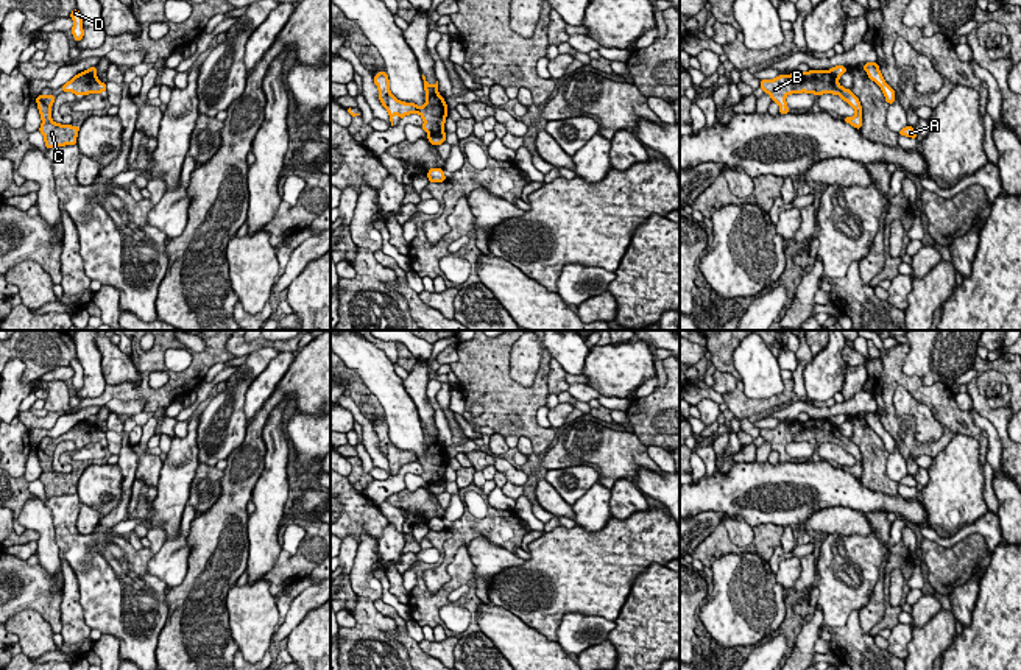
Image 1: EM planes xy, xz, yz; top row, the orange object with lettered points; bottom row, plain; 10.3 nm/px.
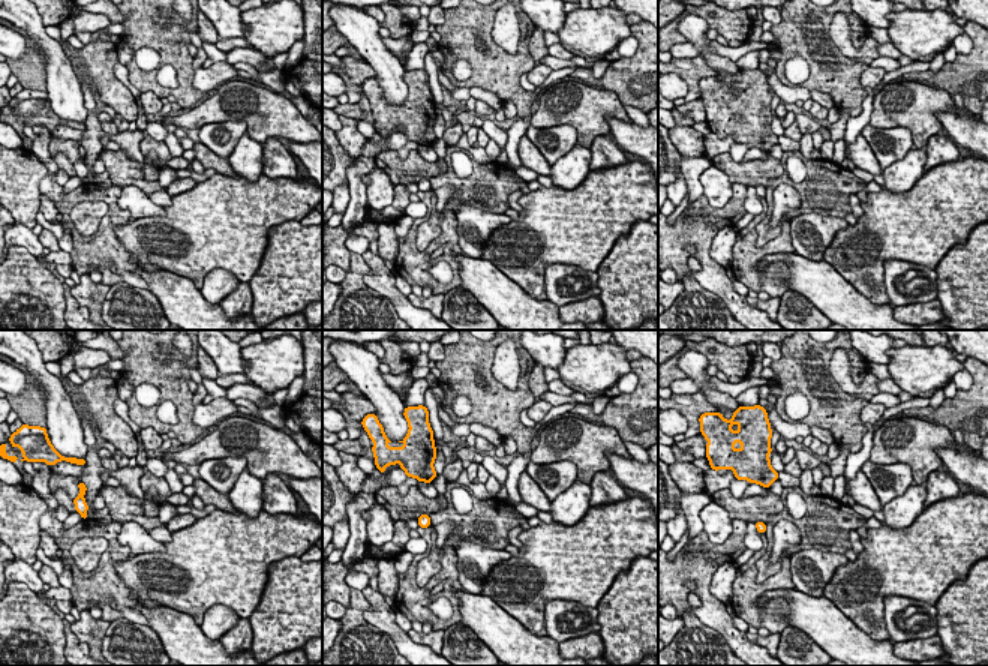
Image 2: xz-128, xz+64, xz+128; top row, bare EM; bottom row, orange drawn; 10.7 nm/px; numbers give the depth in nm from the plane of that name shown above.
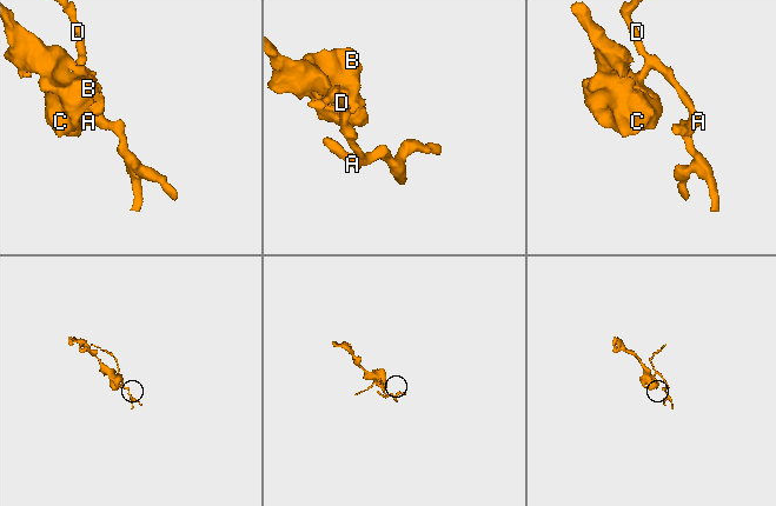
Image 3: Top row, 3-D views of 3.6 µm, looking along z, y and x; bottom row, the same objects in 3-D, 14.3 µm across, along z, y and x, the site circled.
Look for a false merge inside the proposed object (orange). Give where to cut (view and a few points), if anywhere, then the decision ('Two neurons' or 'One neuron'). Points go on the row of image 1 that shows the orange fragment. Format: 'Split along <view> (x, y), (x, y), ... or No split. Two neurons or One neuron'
Split along xz (443, 130), (429, 136). Two neurons

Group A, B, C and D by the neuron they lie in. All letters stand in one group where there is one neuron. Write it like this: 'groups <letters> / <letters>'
groups A D / B C

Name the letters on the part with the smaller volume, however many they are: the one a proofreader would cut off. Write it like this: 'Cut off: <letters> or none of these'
Cut off: A, D

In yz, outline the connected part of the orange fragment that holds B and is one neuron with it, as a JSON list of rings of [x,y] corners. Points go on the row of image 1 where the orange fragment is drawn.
[[[800,70],[792,75],[779,75],[775,79],[761,79],[759,86],[764,93],[772,97],[772,101],[779,104],[779,114],[787,114],[786,97],[790,93],[821,93],[839,95],[843,101],[854,108],[856,115],[846,117],[843,122],[850,123],[856,129],[862,126],[862,106],[859,98],[850,90],[839,84],[839,79],[829,73],[829,70],[809,70],[801,73]]]

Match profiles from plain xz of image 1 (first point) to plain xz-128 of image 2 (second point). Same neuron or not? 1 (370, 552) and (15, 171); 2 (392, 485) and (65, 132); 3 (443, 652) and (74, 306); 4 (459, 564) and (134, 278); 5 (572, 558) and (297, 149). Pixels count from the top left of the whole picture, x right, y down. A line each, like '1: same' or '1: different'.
1: different
2: same
3: different
4: different
5: different

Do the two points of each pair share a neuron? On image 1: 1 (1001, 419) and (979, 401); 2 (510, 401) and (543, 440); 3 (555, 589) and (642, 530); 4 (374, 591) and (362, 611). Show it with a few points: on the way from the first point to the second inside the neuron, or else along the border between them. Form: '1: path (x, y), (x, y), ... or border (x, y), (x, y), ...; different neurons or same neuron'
1: path (995, 416), (984, 407); same neuron
2: path (519, 409), (529, 418), (529, 426), (533, 430); same neuron
3: path (577, 571), (594, 571), (621, 550); same neuron
4: border (357, 595), (373, 600); different neurons

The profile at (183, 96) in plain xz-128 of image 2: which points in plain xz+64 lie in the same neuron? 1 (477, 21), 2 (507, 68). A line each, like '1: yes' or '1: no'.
1: yes
2: yes

